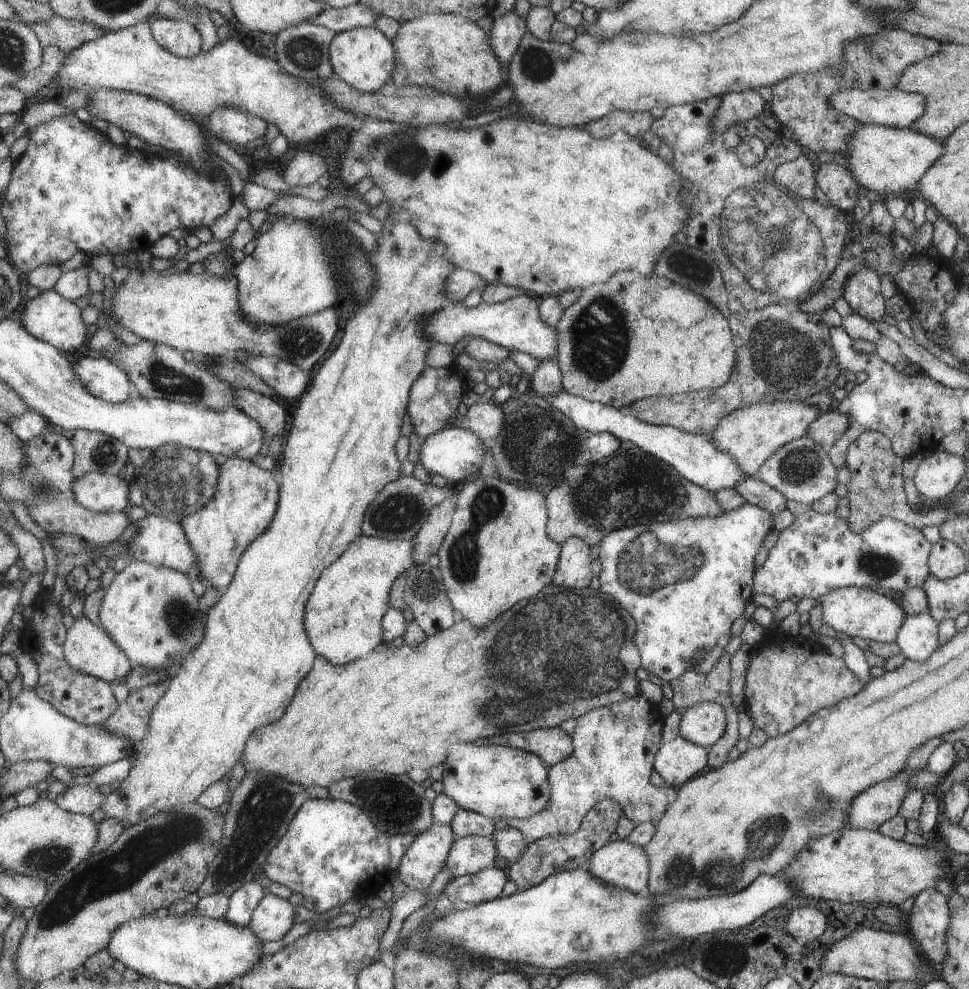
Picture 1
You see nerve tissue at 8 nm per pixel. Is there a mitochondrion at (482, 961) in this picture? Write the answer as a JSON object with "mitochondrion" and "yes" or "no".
{"mitochondrion":"no"}

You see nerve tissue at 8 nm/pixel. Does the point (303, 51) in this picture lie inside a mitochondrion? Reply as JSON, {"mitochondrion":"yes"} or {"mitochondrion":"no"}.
{"mitochondrion":"yes"}

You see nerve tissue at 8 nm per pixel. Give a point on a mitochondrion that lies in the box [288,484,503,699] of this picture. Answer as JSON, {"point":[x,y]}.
{"point":[400,513]}

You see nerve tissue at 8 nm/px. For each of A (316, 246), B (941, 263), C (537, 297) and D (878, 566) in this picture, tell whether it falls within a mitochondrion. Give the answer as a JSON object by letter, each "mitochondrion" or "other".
{"A":"other","B":"other","C":"other","D":"mitochondrion"}

